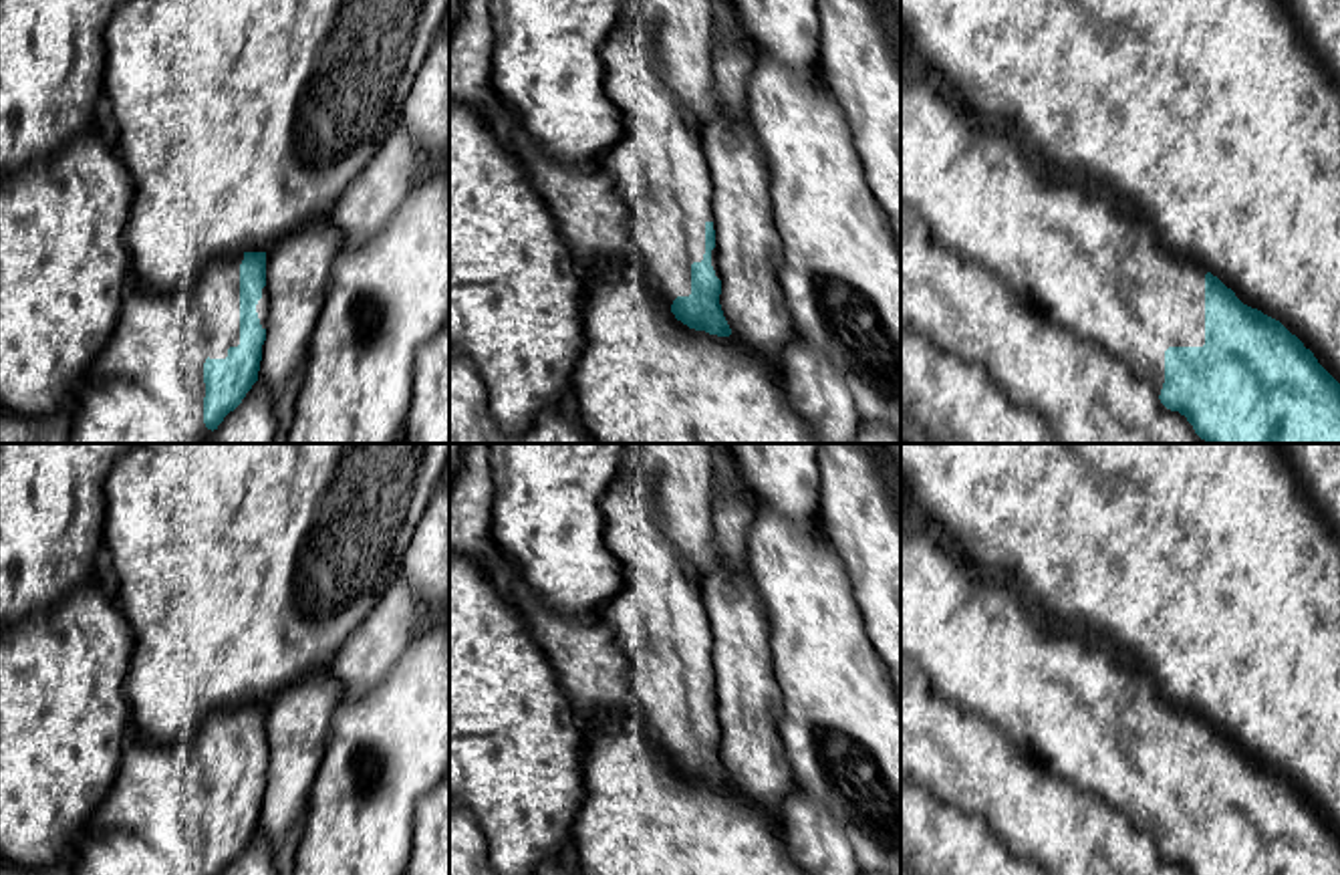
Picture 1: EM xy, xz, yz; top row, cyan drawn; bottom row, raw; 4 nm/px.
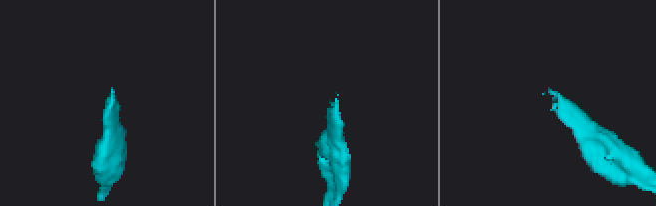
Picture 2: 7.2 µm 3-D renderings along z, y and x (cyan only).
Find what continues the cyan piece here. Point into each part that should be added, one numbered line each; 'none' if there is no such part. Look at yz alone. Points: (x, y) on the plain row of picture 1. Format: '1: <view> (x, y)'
1: yz (1073, 704)

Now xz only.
1: xz (659, 621)

